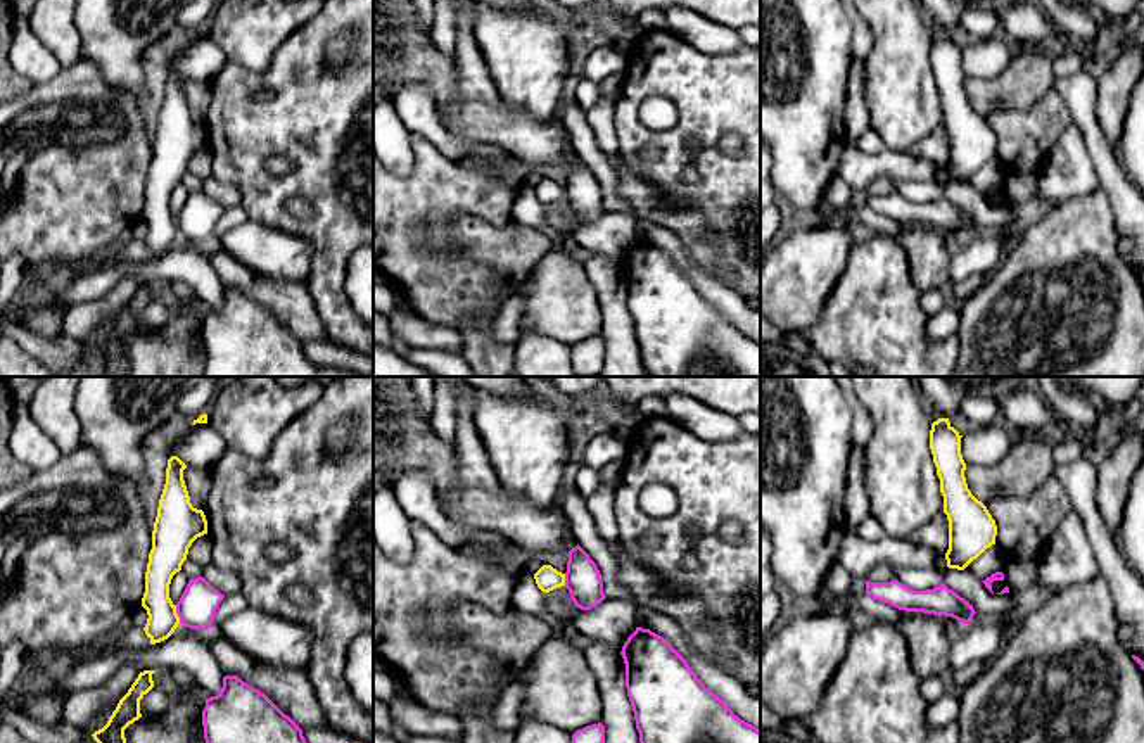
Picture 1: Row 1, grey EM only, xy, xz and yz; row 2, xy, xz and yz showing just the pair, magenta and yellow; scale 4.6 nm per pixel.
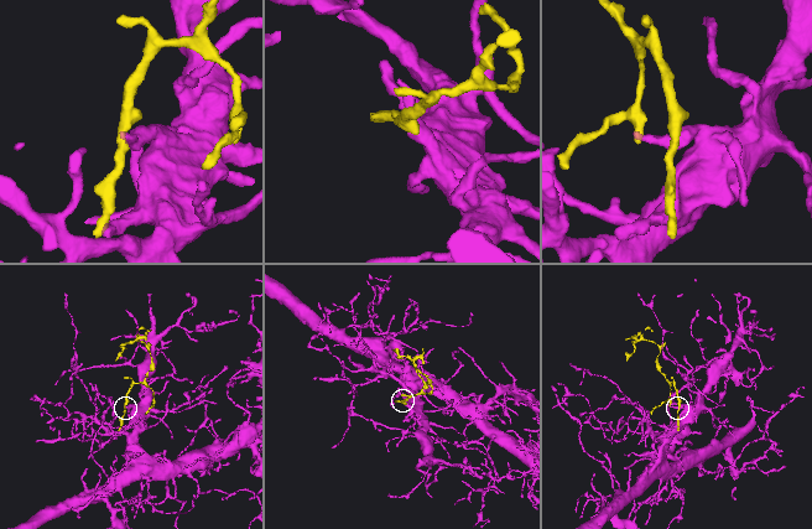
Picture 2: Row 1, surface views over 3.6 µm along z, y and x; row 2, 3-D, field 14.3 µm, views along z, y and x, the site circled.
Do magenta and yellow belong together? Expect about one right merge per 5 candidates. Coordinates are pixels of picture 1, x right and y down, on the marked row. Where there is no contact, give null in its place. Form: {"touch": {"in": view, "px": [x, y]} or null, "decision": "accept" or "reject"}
{"touch": {"in": "xy", "px": [177, 612]}, "decision": "reject"}

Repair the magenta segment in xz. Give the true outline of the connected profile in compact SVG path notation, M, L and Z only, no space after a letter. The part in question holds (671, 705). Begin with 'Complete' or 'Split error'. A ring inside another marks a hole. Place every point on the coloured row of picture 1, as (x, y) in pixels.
Complete. M636 627L620 655L639 743L760 743L760 731L734 715L662 636Z

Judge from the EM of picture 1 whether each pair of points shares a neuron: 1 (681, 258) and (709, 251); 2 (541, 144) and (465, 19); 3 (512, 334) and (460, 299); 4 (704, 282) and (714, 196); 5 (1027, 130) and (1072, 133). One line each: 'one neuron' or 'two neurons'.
1: two neurons
2: one neuron
3: two neurons
4: two neurons
5: two neurons

